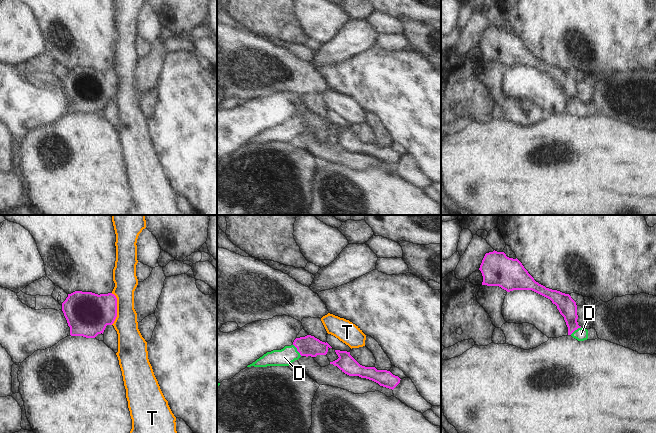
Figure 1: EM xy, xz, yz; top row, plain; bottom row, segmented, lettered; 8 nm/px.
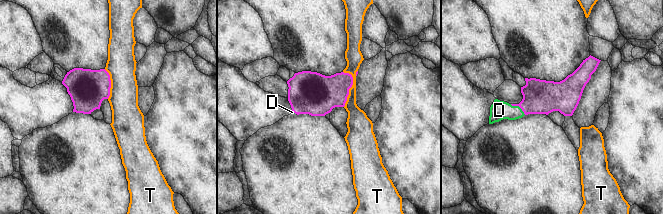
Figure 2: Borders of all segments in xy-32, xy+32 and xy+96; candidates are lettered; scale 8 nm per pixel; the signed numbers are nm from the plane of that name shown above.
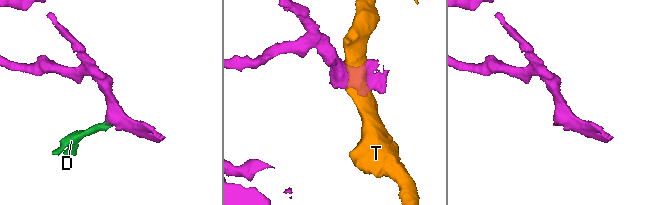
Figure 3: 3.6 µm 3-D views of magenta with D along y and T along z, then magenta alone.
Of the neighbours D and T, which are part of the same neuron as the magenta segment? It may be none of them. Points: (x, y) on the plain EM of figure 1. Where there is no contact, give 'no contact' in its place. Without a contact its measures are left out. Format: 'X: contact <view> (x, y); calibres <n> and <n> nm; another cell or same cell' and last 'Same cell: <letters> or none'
D: contact xz (297, 126); calibres 160 and 140 nm; same cell
T: contact xy (116, 85); calibres 340 and 190 nm; another cell
Same cell: D

